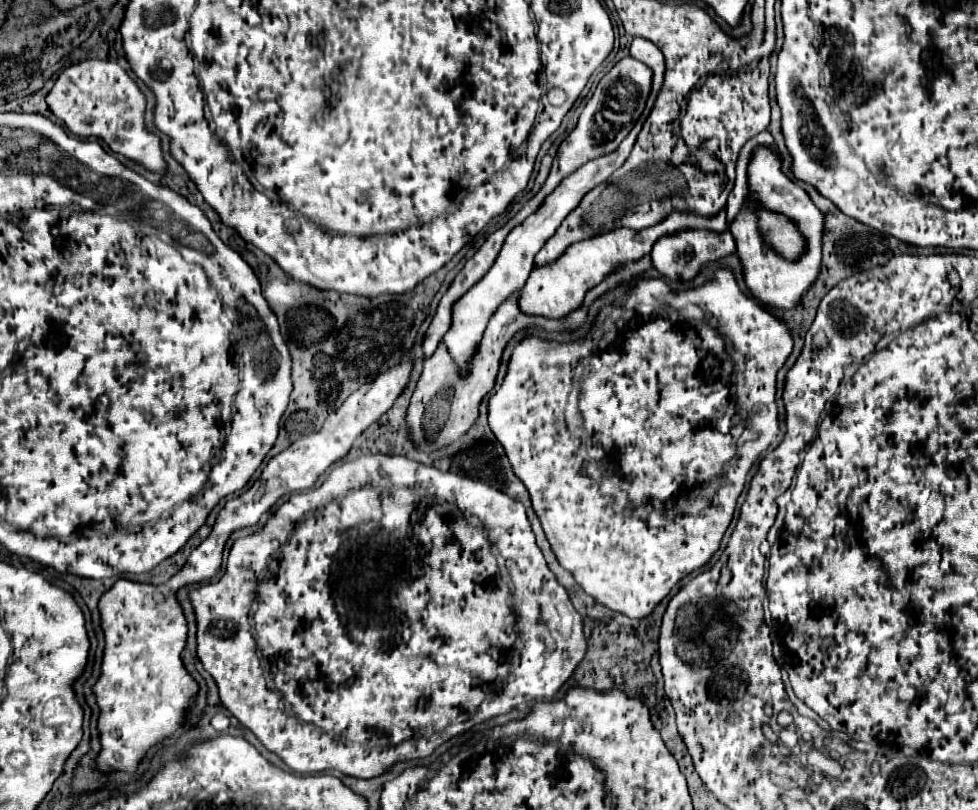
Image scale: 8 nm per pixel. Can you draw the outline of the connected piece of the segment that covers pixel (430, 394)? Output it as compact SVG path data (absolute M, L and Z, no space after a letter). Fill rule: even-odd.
M522 291L514 293L514 297L510 297L510 301L504 301L498 307L498 311L494 313L494 317L490 319L486 333L482 335L482 341L478 343L478 349L474 351L474 361L470 361L470 377L458 377L458 365L454 365L454 359L450 357L450 353L446 353L446 345L440 345L434 351L434 355L430 359L426 359L424 373L410 399L408 413L446 413L446 421L444 421L444 427L438 429L438 437L430 437L430 445L434 445L434 449L444 449L446 445L454 443L476 421L482 397L488 391L492 391L492 387L494 387L498 363L500 363L500 357L504 351L502 349L502 325L532 325L532 319L544 319L538 315L530 317L530 315L522 313L518 309L520 295L522 295Z

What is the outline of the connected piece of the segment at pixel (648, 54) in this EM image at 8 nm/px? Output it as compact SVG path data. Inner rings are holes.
M636 37L632 41L630 55L634 59L646 63L654 73L654 83L652 83L652 93L650 93L650 109L654 109L654 101L658 99L658 93L662 89L662 79L664 79L664 73L666 73L666 61L662 57L662 51L652 41ZM652 97L654 97L654 101L652 101Z

